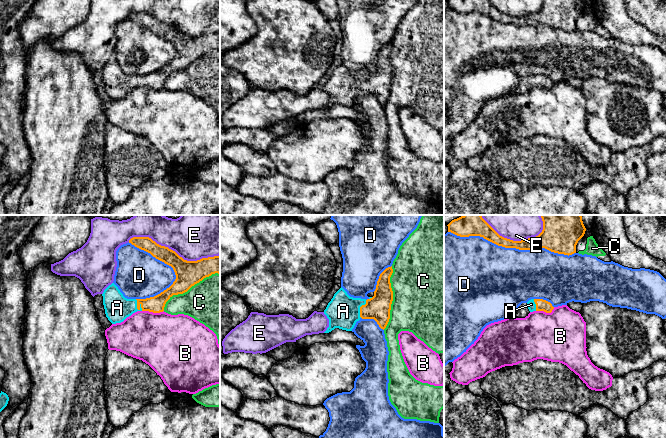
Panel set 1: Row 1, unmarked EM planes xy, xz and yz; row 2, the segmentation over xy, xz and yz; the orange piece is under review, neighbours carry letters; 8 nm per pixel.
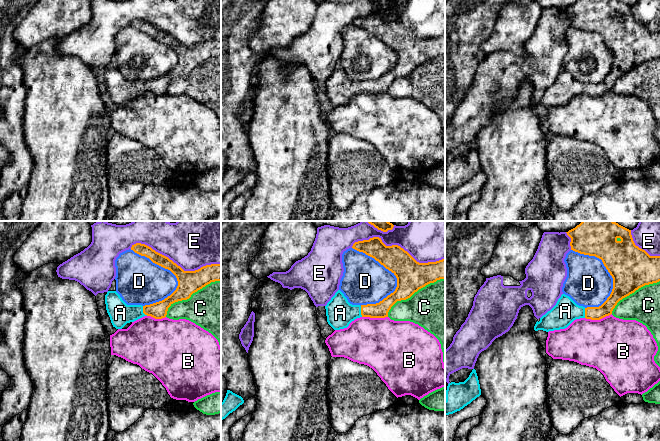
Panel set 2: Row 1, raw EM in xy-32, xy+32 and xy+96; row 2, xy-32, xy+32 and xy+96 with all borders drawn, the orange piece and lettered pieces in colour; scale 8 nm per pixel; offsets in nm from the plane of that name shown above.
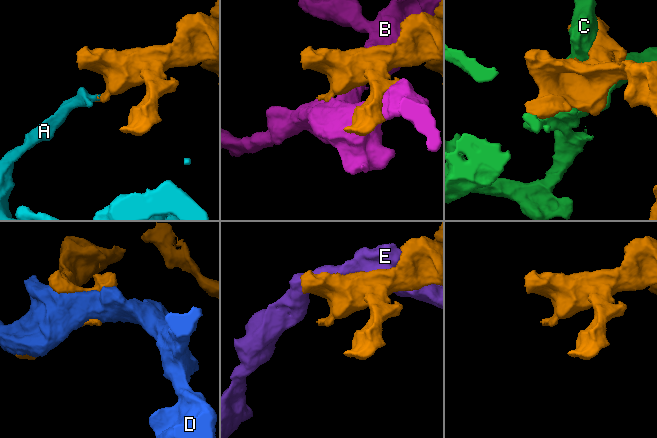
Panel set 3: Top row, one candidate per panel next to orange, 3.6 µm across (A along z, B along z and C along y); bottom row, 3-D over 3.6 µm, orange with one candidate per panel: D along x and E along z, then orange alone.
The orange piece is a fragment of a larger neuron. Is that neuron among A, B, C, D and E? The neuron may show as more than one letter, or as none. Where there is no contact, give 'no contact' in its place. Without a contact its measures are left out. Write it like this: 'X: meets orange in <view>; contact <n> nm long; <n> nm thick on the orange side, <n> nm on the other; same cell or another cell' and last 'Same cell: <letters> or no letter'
A: meets orange in xy; contact 110 nm long; 140 nm thick on the orange side, 200 nm on the other; same cell
B: meets orange in xy; contact 180 nm long; 140 nm thick on the orange side, 440 nm on the other; another cell
C: meets orange in xz; contact 500 nm long; 200 nm thick on the orange side, 500 nm on the other; another cell
D: meets orange in yz; contact 1050 nm long; 110 nm thick on the orange side, 480 nm on the other; another cell
E: meets orange in xy; contact 750 nm long; 200 nm thick on the orange side, 400 nm on the other; another cell
Same cell: A

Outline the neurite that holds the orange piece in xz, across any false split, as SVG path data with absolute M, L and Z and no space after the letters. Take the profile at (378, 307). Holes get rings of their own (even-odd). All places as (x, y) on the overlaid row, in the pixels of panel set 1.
M392 266L386 268L379 276L374 296L366 299L350 297L341 287L328 303L324 314L329 319L329 327L324 333L335 328L352 331L357 321L374 319L381 329L385 329L389 319L393 291L390 277Z

